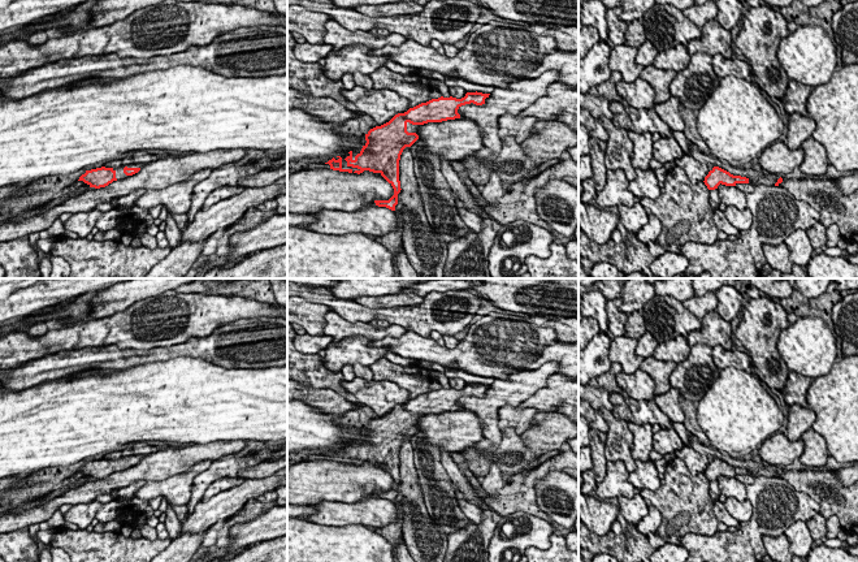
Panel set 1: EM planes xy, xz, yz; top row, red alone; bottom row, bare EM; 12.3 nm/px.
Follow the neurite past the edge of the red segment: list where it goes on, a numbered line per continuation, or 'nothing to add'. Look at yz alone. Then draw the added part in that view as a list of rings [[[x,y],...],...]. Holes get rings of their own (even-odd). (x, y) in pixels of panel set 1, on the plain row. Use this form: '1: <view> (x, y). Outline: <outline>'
nothing to add

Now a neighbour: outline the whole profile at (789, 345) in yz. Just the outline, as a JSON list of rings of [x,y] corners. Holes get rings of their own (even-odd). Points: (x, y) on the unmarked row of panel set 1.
[[[798,317],[785,328],[777,351],[789,371],[816,379],[827,375],[836,362],[836,338],[822,317]]]

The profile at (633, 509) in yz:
[[[641,493],[634,494],[632,498],[619,496],[618,502],[620,506],[619,513],[628,523],[637,526],[649,513],[649,506],[646,505]]]

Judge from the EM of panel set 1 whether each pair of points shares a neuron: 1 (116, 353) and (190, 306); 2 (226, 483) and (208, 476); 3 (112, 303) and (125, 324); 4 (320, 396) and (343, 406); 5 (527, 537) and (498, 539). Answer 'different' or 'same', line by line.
1: different
2: different
3: different
4: same
5: same

